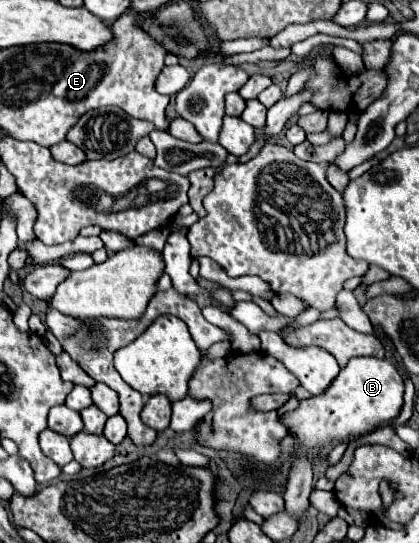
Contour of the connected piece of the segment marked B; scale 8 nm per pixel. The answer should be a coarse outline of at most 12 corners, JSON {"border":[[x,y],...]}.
{"border":[[355,357],[327,393],[281,423],[299,453],[365,435],[399,415],[403,379]]}

